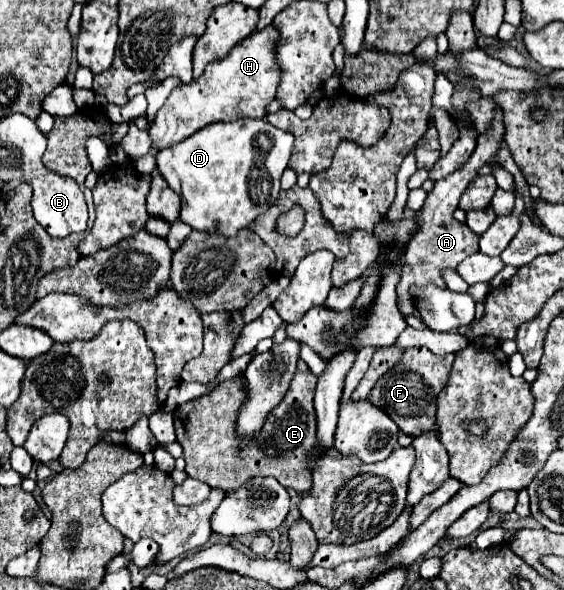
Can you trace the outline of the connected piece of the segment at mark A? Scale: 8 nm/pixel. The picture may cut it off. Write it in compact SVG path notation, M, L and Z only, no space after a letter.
M497 107L497 117L493 121L493 127L489 133L479 135L477 137L477 147L471 155L471 159L463 165L463 169L459 169L457 173L451 173L449 177L441 179L435 183L433 191L427 195L425 205L419 209L419 221L421 221L421 231L415 233L405 249L403 255L403 265L401 265L401 283L397 287L397 301L399 301L399 311L403 315L411 315L415 313L413 307L413 299L409 297L409 285L427 285L427 281L433 281L435 285L445 287L445 281L441 279L441 271L443 269L455 269L465 257L473 255L479 251L479 237L467 227L461 225L455 217L453 211L457 209L459 197L461 193L467 189L469 181L473 181L477 177L477 171L487 165L487 161L495 159L495 149L499 147L501 137L505 135L505 127L503 127L503 111Z

